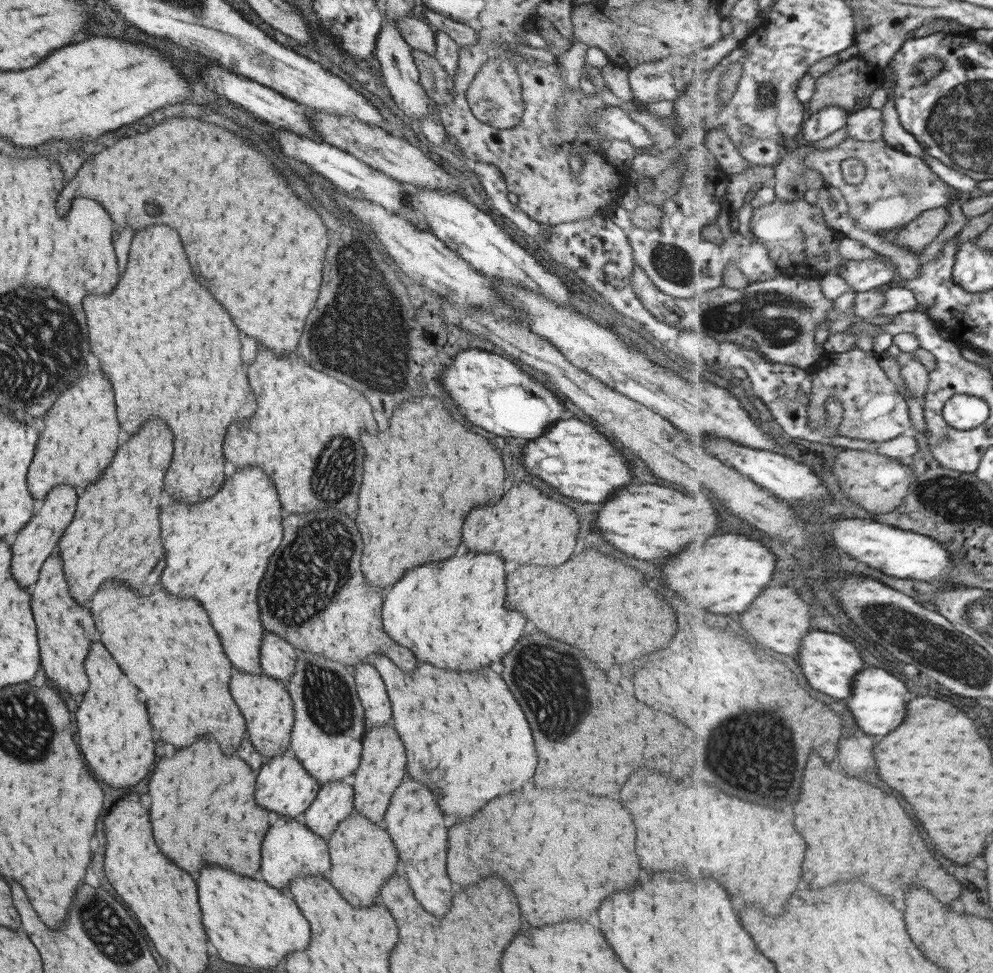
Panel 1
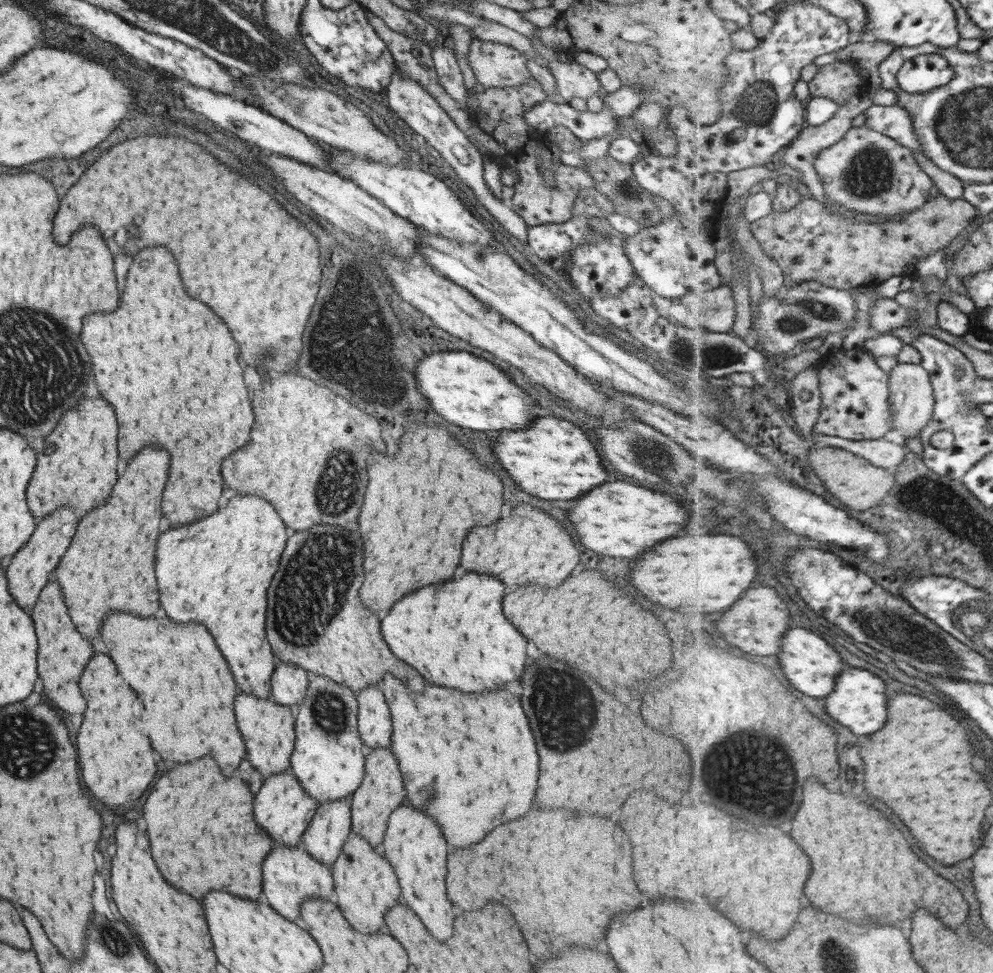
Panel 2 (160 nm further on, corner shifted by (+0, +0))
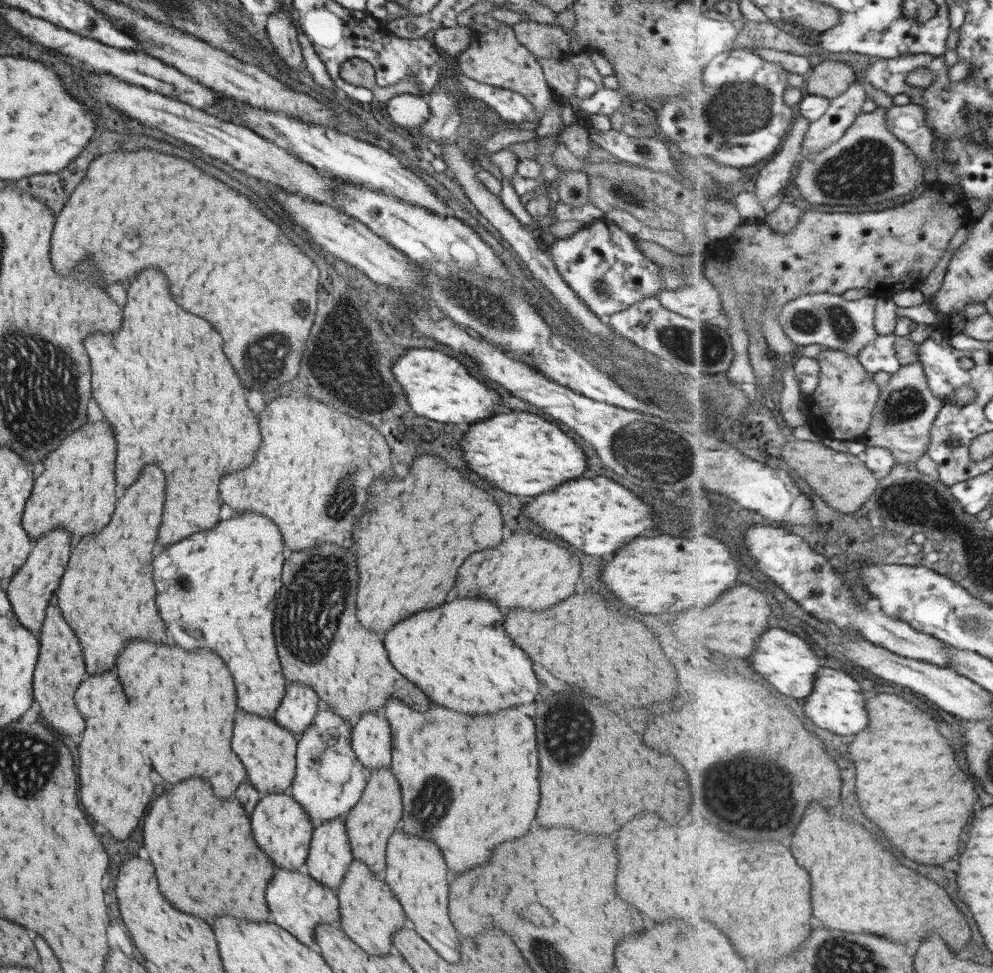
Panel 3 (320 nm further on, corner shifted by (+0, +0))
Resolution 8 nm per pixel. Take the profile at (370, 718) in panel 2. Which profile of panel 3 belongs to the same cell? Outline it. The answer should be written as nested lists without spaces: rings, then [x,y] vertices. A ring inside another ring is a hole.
[[[382,710],[364,712],[351,728],[350,747],[363,767],[373,770],[390,764],[391,735]]]

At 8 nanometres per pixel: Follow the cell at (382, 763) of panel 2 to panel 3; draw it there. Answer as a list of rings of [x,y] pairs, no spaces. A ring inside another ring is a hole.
[[[389,766],[370,770],[363,793],[353,808],[344,816],[344,825],[352,858],[360,860],[372,874],[377,874],[385,866],[385,849],[389,835],[401,818],[401,796],[399,786]]]

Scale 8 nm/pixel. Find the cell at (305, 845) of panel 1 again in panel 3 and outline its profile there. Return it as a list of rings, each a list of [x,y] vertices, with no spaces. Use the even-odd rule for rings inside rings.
[[[275,867],[273,878],[265,890],[265,900],[271,910],[273,922],[307,948],[311,948],[315,942],[313,931],[318,924],[339,926],[340,914],[335,892],[313,880],[303,869],[283,870]]]

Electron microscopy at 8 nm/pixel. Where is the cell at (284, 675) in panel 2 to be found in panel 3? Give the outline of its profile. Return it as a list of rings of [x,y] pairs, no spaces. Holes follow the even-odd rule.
[[[287,682],[285,686],[285,694],[273,713],[273,721],[298,738],[313,722],[321,702],[305,684]]]

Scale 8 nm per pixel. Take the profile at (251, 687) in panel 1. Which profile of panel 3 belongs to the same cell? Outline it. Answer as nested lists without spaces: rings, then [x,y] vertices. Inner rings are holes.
[[[237,714],[233,724],[231,750],[241,760],[251,786],[261,794],[287,793],[294,777],[297,738],[274,721],[249,714]]]

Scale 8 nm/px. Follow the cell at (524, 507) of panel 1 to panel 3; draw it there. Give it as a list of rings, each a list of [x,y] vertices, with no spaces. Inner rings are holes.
[[[517,530],[507,542],[485,552],[475,552],[459,566],[455,596],[485,598],[491,600],[499,610],[547,610],[573,594],[577,578],[579,560],[575,556],[571,556],[565,548],[559,548],[553,540],[543,540],[525,530]]]

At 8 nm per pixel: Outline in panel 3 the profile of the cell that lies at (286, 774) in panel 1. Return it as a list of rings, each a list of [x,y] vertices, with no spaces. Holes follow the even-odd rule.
[[[289,792],[267,794],[263,800],[257,802],[249,820],[251,820],[251,834],[255,844],[265,852],[265,856],[275,867],[283,870],[304,868],[314,825]]]

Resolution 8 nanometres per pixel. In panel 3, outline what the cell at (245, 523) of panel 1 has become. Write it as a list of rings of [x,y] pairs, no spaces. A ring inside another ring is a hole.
[[[237,514],[225,522],[219,522],[213,530],[209,532],[197,532],[195,536],[189,536],[177,544],[171,544],[167,548],[163,548],[159,552],[157,558],[153,558],[151,568],[153,568],[153,584],[155,584],[155,604],[159,610],[159,616],[165,624],[165,628],[171,632],[171,638],[175,640],[177,646],[181,646],[183,650],[193,650],[193,648],[207,648],[211,652],[215,652],[227,666],[233,684],[235,684],[235,696],[237,696],[237,706],[247,712],[247,714],[255,714],[261,718],[269,718],[273,716],[276,708],[279,706],[283,695],[285,694],[285,684],[287,683],[282,677],[282,672],[279,670],[279,660],[277,660],[277,652],[275,652],[275,642],[273,642],[273,632],[271,632],[271,622],[273,622],[273,608],[275,608],[275,600],[277,600],[277,592],[281,588],[281,564],[283,564],[283,544],[281,544],[281,536],[275,528],[273,522],[265,520],[263,516],[257,514]]]

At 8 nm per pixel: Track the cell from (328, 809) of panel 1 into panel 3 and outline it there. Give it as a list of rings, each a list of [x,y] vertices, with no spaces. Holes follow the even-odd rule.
[[[344,816],[313,826],[303,870],[313,880],[336,892],[352,861]]]

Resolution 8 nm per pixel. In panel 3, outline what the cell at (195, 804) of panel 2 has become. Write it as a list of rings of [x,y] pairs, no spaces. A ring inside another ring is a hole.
[[[189,778],[185,782],[175,784],[169,792],[163,792],[159,798],[155,798],[151,802],[151,808],[147,810],[147,814],[143,818],[143,846],[149,854],[151,864],[157,870],[155,874],[157,874],[159,892],[173,908],[177,908],[185,914],[199,916],[203,920],[215,918],[219,914],[227,914],[227,916],[233,916],[239,920],[251,920],[251,922],[267,920],[267,906],[265,906],[263,896],[265,896],[267,882],[271,880],[271,874],[274,874],[275,866],[269,864],[267,856],[255,844],[251,844],[251,842],[247,844],[247,838],[249,838],[249,822],[243,816],[243,808],[239,806],[239,802],[235,798],[229,798],[225,802],[215,800],[209,784],[199,778]],[[235,836],[239,836],[239,852],[243,856],[247,856],[247,852],[249,852],[249,862],[229,862],[229,854],[231,854],[229,848],[231,848]],[[203,852],[205,852],[205,856],[203,856],[205,868],[203,868],[203,880],[199,882],[199,854],[203,854]],[[191,854],[195,854],[195,856],[191,856]],[[225,862],[229,862],[229,866],[231,866],[229,874],[225,874]],[[209,866],[217,866],[215,870],[219,874],[209,874]],[[223,900],[231,900],[231,904],[223,904]]]

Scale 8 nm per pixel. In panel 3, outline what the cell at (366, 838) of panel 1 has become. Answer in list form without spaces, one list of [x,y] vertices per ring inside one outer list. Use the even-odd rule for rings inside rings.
[[[352,858],[335,892],[340,914],[339,928],[367,954],[383,956],[391,948],[391,934],[405,926],[405,916],[389,888],[383,882],[377,882],[377,878],[371,878],[371,874],[365,864]]]

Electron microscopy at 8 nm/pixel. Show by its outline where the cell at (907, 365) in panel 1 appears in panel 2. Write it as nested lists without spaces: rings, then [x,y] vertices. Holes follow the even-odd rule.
[[[897,363],[890,371],[890,389],[889,404],[894,420],[892,436],[899,434],[899,441],[913,438],[918,434],[921,436],[924,428],[932,422],[936,408],[936,396],[930,372],[920,364]]]

